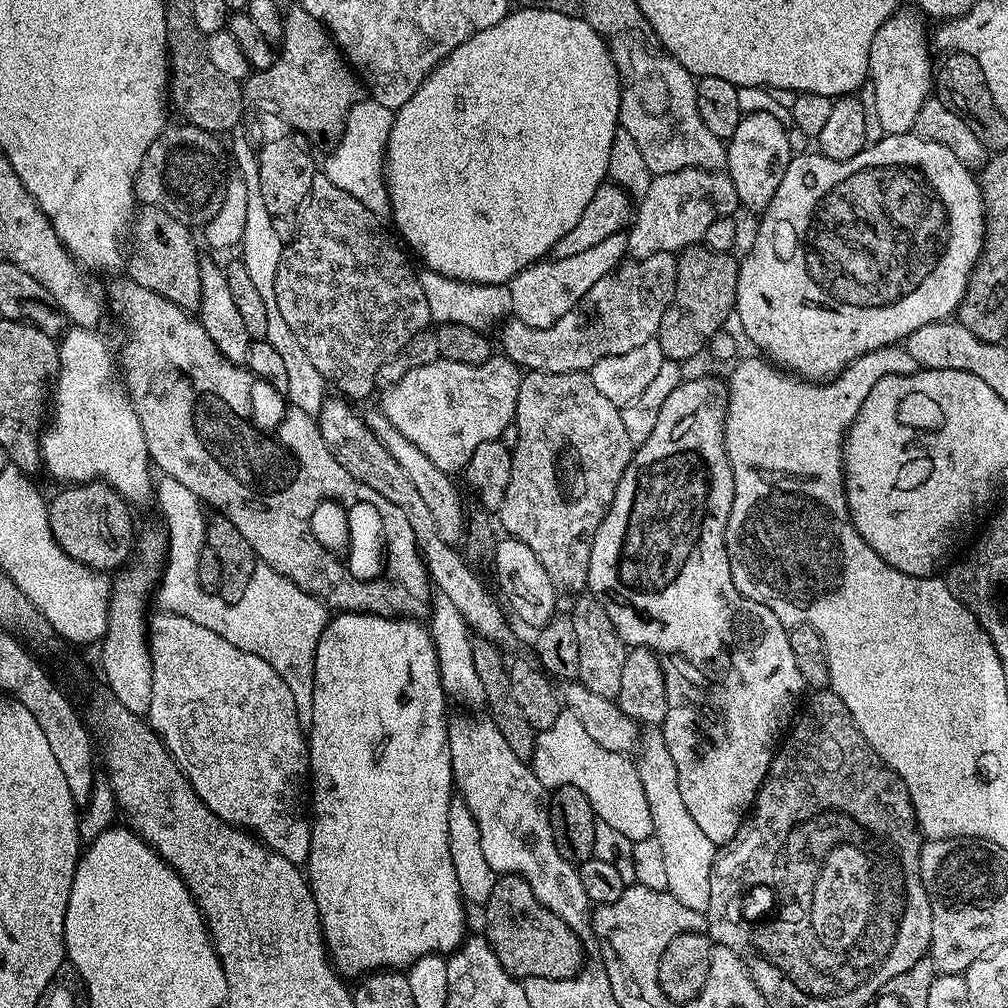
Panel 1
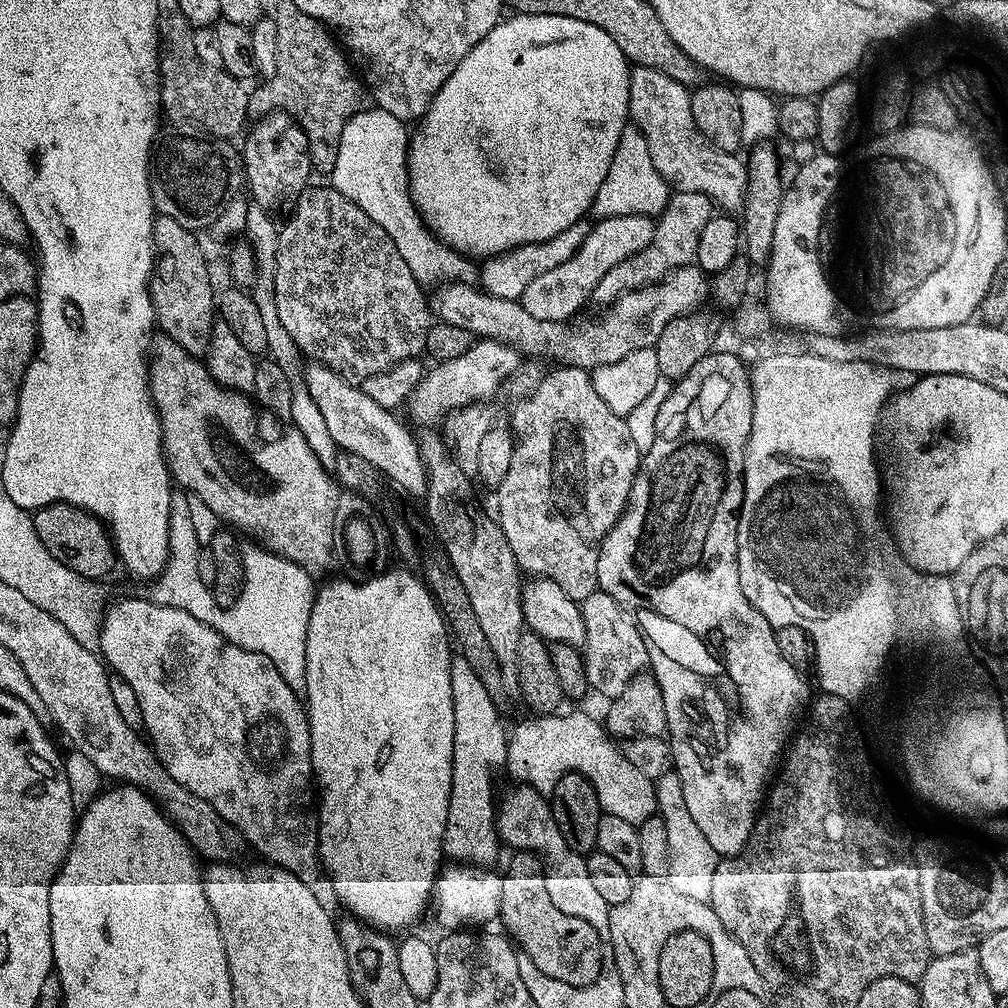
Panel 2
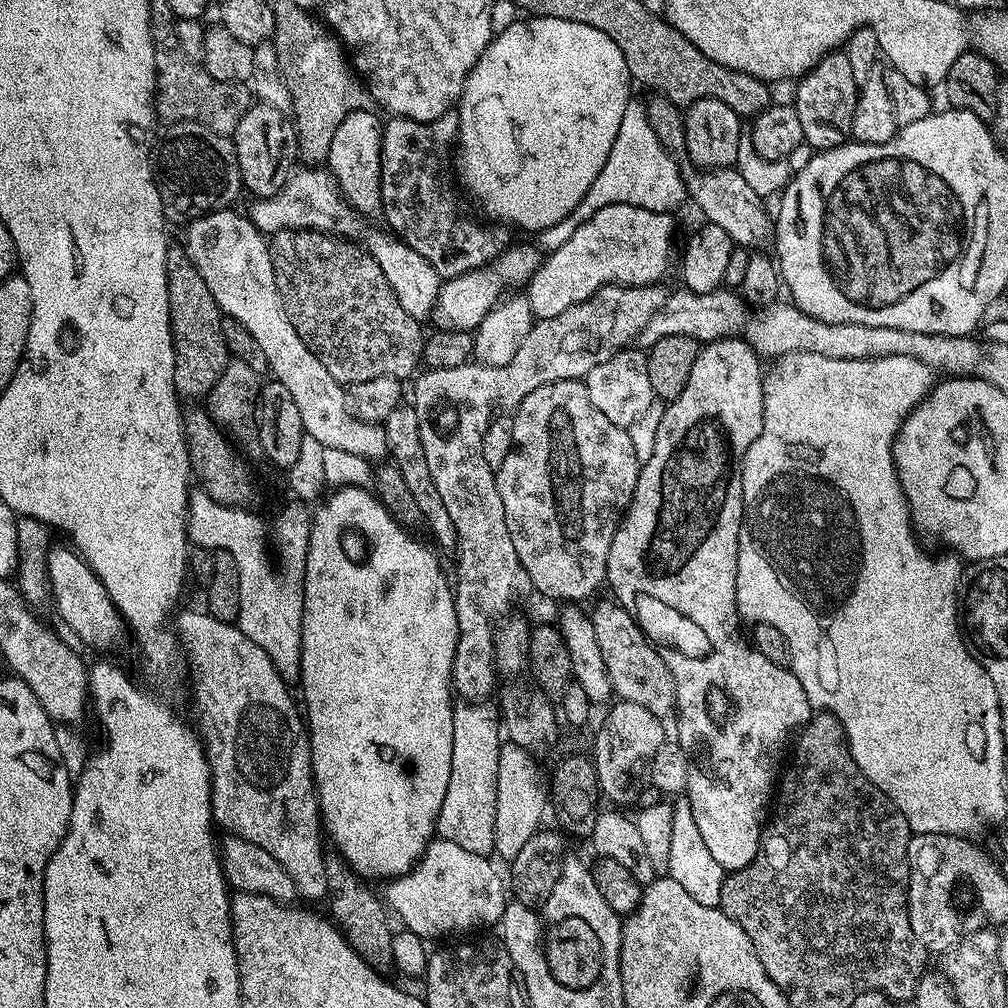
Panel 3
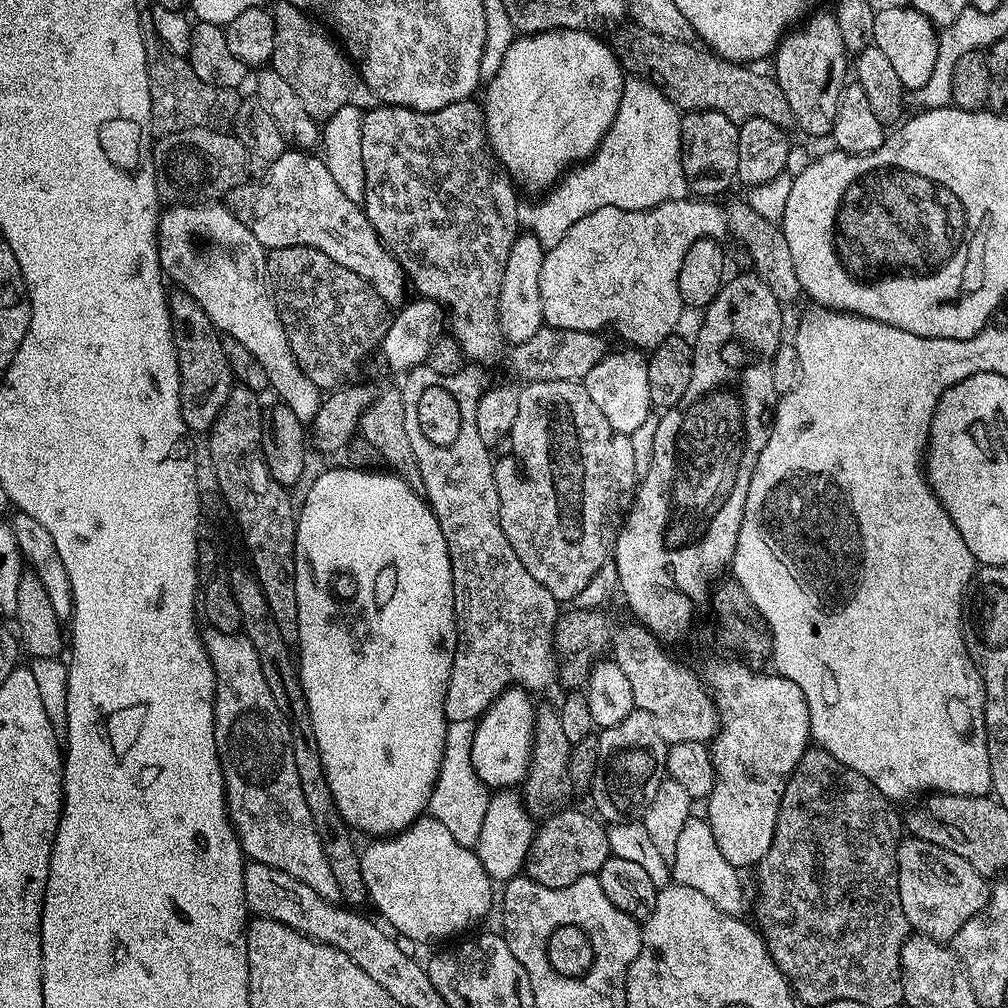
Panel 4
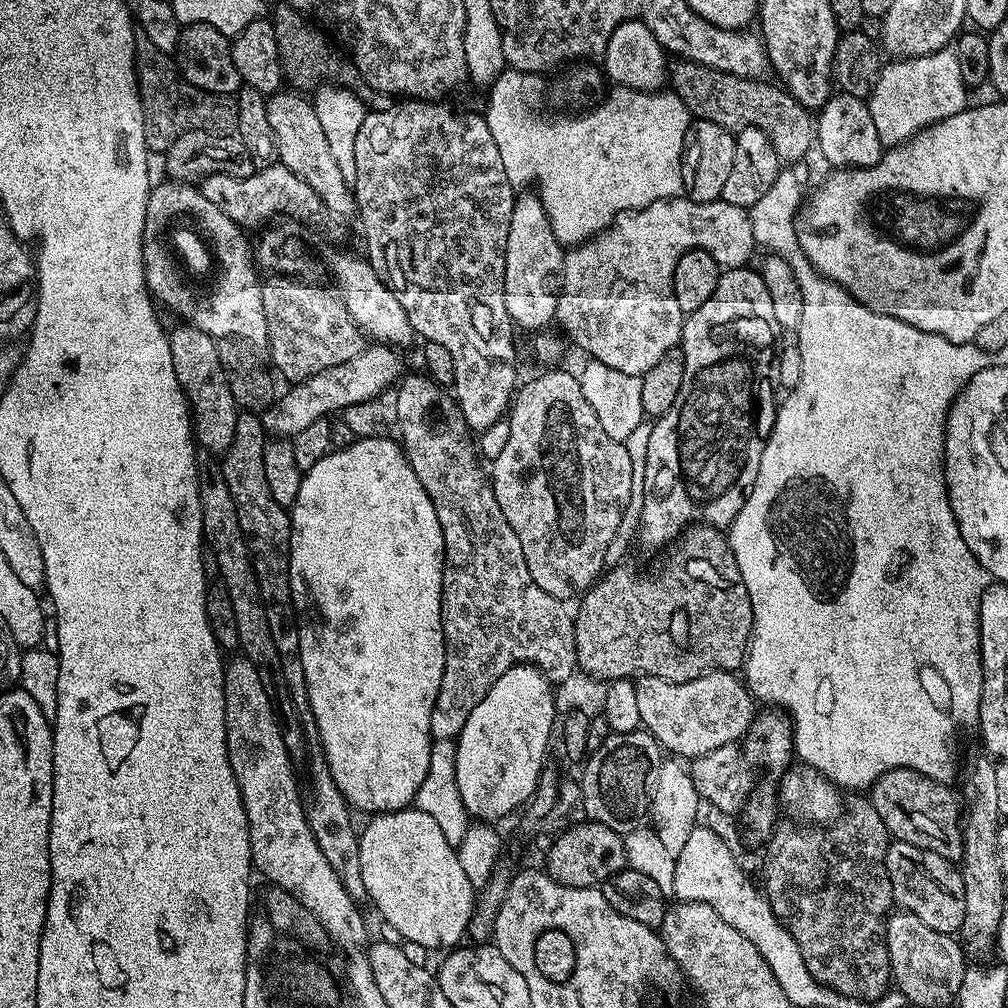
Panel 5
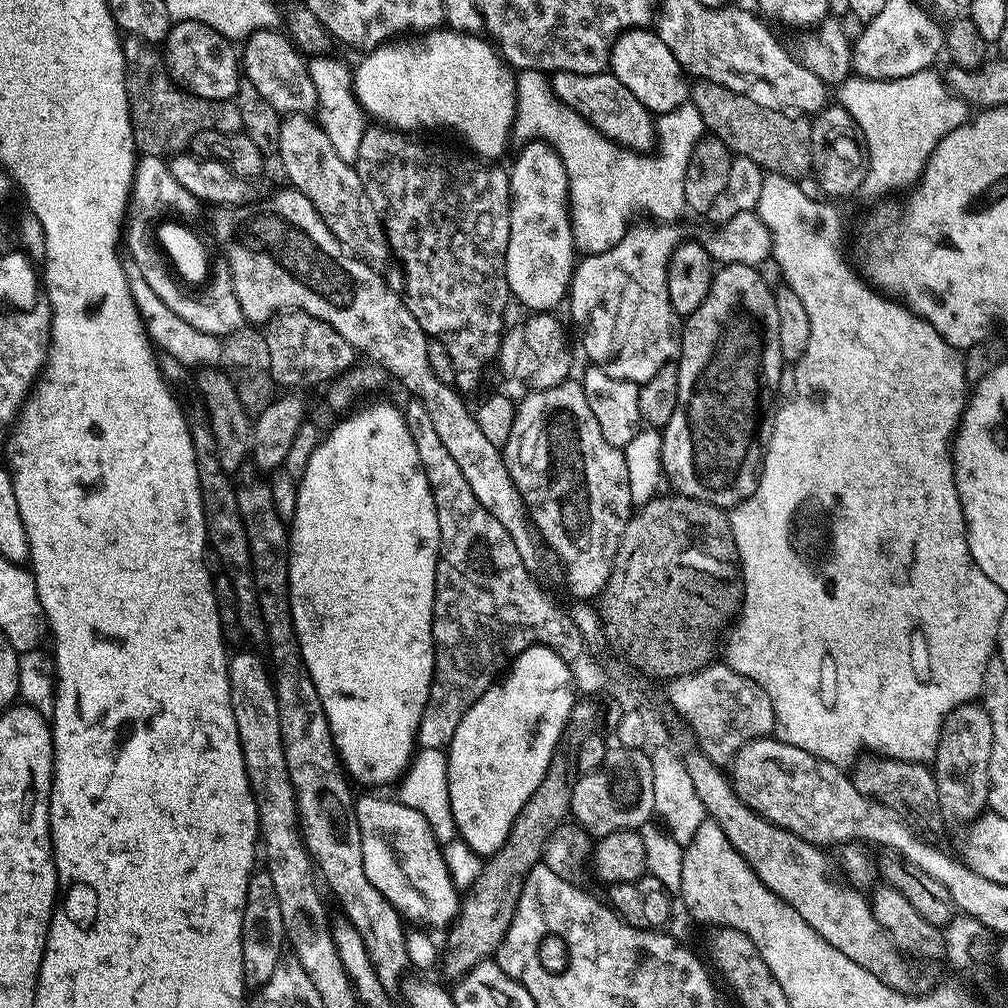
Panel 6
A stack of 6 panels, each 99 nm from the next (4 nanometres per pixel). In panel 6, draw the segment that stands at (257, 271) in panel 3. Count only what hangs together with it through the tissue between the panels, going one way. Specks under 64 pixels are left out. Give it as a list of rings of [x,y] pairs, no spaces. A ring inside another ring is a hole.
[[[141,155],[136,161],[136,177],[132,180],[132,195],[126,213],[126,242],[128,238],[126,256],[139,267],[143,279],[154,290],[155,296],[162,298],[162,301],[166,302],[183,321],[190,323],[196,330],[223,338],[230,335],[235,328],[245,327],[246,321],[238,302],[234,298],[203,300],[202,297],[195,296],[192,293],[195,291],[185,287],[174,275],[154,235],[154,225],[161,218],[188,218],[184,216],[192,216],[196,211],[201,211],[201,208],[202,205],[194,198],[194,194],[190,194],[190,190],[185,190],[175,181],[167,163],[161,157]]]

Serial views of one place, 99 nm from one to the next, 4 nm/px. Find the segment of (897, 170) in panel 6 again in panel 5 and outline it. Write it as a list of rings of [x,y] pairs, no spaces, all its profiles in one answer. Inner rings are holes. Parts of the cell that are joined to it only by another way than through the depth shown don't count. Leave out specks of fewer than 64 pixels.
[[[955,47],[943,48],[929,56],[896,58],[888,63],[881,67],[866,100],[881,145],[902,144],[931,124],[950,118],[969,107],[969,89],[962,82],[962,70],[958,70]]]

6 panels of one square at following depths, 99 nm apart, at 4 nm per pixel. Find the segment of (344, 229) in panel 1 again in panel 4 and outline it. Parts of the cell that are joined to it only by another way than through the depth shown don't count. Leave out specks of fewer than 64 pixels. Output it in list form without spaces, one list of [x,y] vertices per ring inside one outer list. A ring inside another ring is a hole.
[[[307,246],[274,248],[268,252],[268,279],[288,345],[300,369],[321,390],[335,390],[372,351],[384,342],[390,308],[354,270],[338,266],[322,250]]]

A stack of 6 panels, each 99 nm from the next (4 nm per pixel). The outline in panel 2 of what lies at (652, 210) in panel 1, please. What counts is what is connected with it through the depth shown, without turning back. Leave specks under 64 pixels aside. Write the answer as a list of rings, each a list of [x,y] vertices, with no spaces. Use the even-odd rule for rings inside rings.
[[[673,191],[668,198],[668,204],[655,217],[654,238],[638,254],[618,262],[618,266],[610,266],[606,274],[602,274],[602,282],[591,294],[593,301],[597,300],[600,306],[613,304],[622,294],[633,292],[636,288],[647,288],[649,284],[663,280],[669,272],[677,268],[689,267],[695,261],[698,234],[702,234],[702,226],[710,222],[714,215],[712,199],[706,194],[697,192]]]

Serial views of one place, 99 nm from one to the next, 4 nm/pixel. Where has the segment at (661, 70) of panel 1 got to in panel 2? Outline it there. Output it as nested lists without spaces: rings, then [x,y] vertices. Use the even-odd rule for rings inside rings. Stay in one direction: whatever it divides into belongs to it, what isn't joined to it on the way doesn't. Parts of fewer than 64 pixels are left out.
[[[653,68],[631,69],[628,114],[642,138],[646,138],[646,146],[650,146],[654,170],[658,170],[673,189],[706,194],[717,209],[728,214],[739,213],[744,207],[748,185],[747,163],[737,153],[718,150],[714,142],[705,138],[702,130],[698,130],[698,122],[694,122],[691,101],[692,92],[674,82],[674,78]]]

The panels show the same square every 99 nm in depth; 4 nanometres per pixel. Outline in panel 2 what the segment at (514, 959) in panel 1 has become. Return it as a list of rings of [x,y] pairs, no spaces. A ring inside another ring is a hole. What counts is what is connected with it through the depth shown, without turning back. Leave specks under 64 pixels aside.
[[[522,851],[513,856],[516,857],[509,862],[508,873],[500,876],[502,902],[498,920],[504,923],[503,931],[514,941],[523,959],[538,966],[546,978],[566,982],[575,988],[590,986],[598,978],[606,955],[606,941],[600,937],[600,929],[582,918],[562,914],[562,910],[550,902],[541,857]]]

